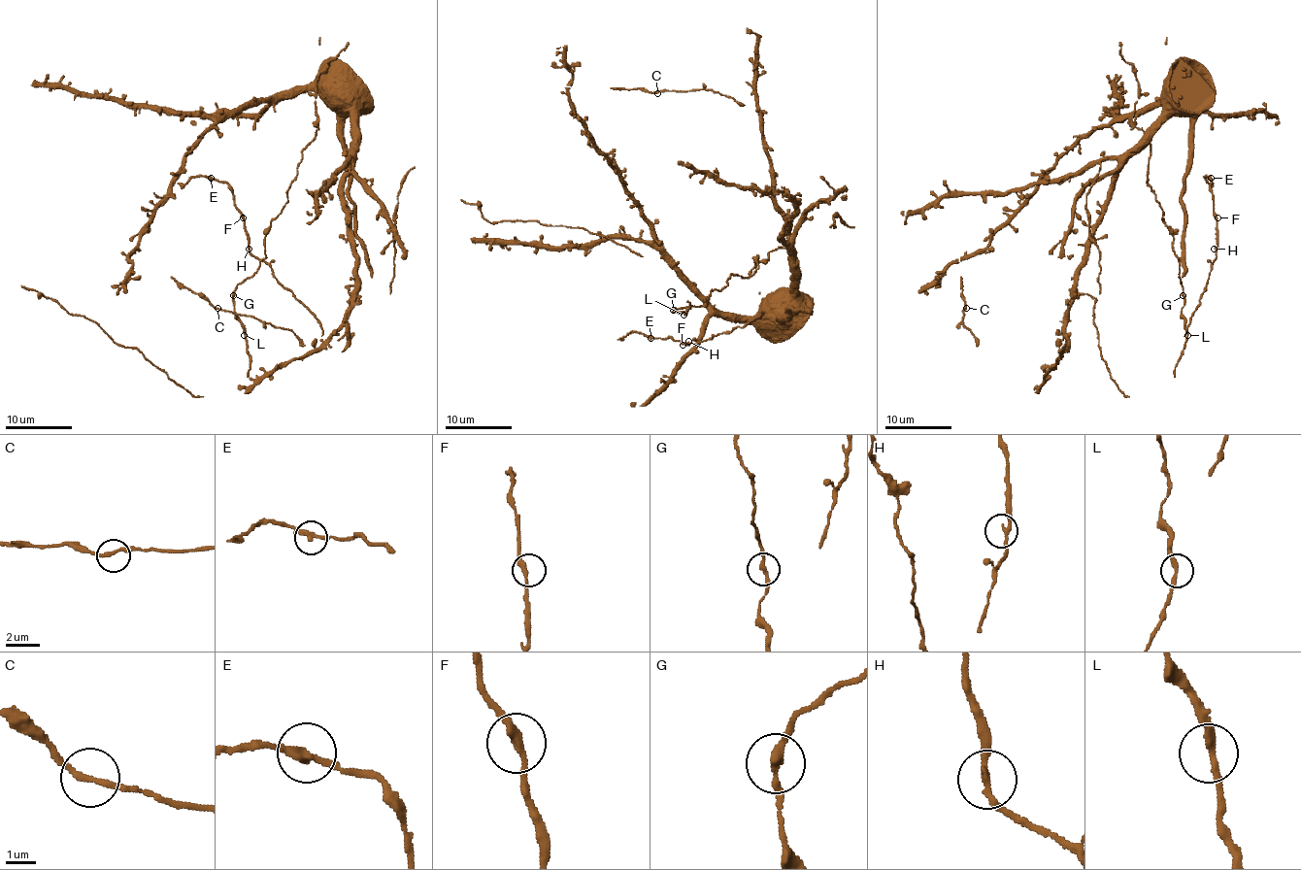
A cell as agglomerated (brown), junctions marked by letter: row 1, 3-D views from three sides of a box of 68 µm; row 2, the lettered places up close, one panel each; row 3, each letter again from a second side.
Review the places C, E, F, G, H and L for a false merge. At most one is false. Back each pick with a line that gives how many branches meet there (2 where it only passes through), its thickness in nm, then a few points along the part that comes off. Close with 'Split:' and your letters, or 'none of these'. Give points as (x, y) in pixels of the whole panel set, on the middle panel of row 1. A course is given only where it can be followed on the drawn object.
Split: none of these

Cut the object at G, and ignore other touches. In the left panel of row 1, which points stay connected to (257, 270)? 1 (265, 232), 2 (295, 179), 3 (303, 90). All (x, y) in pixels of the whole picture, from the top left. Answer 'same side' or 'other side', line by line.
1: same side
2: same side
3: other side

